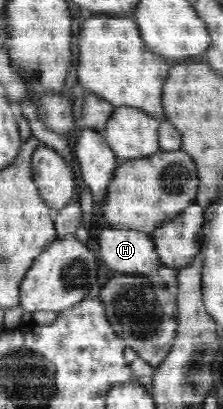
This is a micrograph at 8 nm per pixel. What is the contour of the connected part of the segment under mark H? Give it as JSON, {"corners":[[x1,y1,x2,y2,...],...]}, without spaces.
{"corners":[[107,228,99,232,99,257,112,271,151,276,162,266,153,237,127,228]]}

